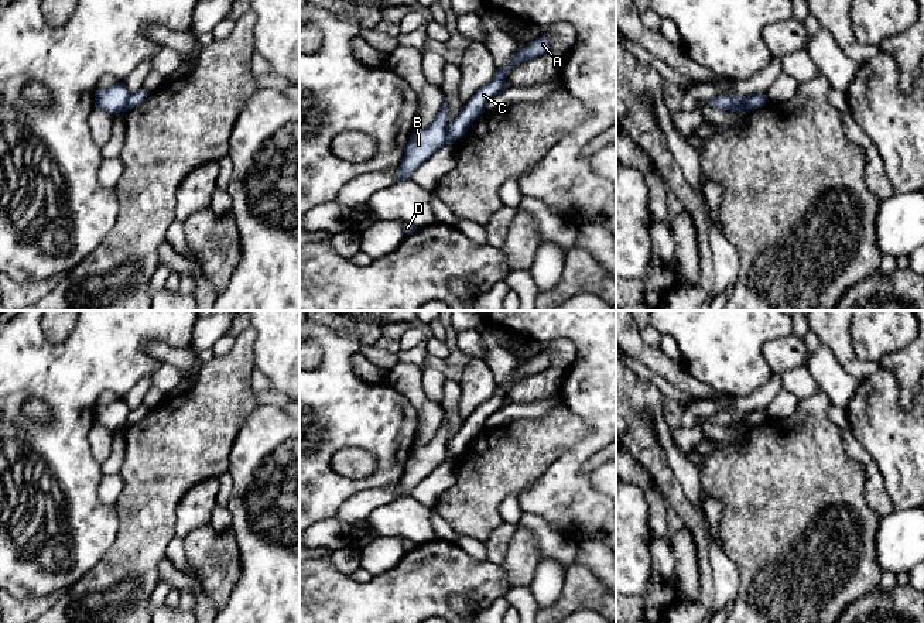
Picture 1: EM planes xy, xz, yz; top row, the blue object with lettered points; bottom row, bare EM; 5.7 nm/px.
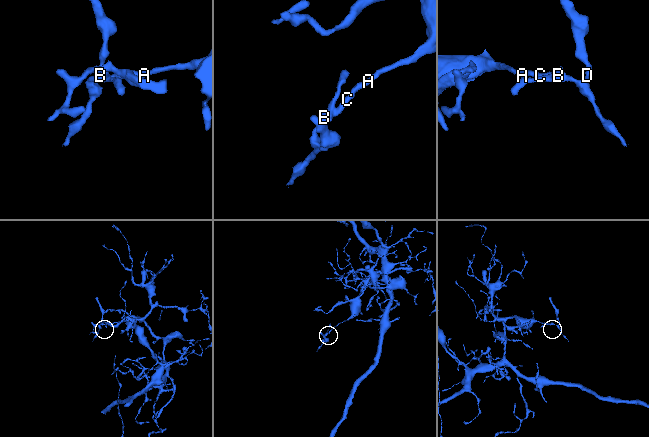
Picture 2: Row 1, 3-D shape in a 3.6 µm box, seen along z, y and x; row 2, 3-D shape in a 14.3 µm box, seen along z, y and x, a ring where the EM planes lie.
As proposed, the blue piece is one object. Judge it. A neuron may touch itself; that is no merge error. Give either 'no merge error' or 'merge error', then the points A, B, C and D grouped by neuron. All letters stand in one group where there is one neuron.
merge error; A C / B D

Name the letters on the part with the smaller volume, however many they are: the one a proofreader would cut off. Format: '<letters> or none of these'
B, D

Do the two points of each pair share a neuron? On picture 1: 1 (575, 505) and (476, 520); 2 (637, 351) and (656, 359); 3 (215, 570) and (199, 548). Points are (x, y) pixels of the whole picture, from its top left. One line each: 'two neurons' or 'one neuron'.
1: two neurons
2: one neuron
3: one neuron

